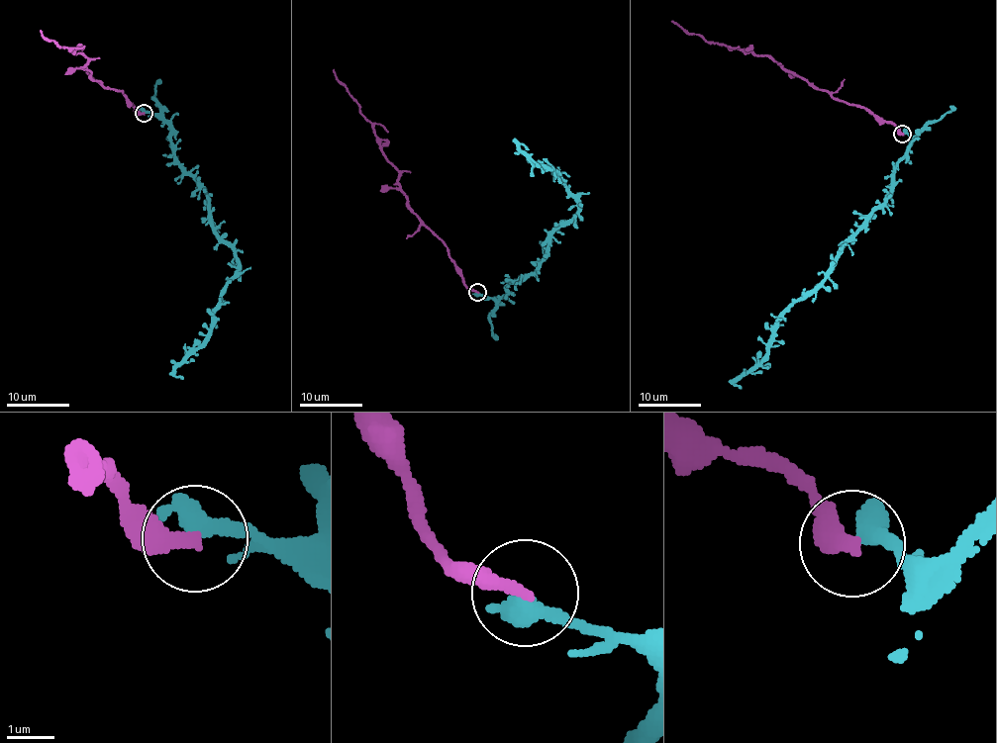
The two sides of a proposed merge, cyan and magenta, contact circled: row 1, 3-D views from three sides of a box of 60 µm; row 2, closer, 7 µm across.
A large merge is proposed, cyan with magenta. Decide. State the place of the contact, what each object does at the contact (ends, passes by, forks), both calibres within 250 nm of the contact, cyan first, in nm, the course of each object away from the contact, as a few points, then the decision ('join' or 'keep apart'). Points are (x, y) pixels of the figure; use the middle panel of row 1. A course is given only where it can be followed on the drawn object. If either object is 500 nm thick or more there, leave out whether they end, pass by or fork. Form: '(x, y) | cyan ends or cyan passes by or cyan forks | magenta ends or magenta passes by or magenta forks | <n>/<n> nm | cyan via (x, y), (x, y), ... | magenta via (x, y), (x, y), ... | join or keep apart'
(477, 292) | 500/320 nm | cyan via (477, 292), (502, 298), (544, 260), (549, 234), (578, 209), (520, 143), (529, 150) | magenta via (477, 292), (465, 286), (446, 245), (410, 207), (397, 171), (379, 145), (372, 124), (334, 68) | keep apart

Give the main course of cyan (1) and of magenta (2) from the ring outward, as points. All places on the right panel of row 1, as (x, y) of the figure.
1: (903, 134), (910, 146), (897, 164), (895, 187), (828, 272), (780, 318), (764, 356), (734, 384), (742, 389)
2: (903, 134), (867, 110), (835, 100), (769, 57), (728, 48), (697, 35), (687, 34), (670, 21)

